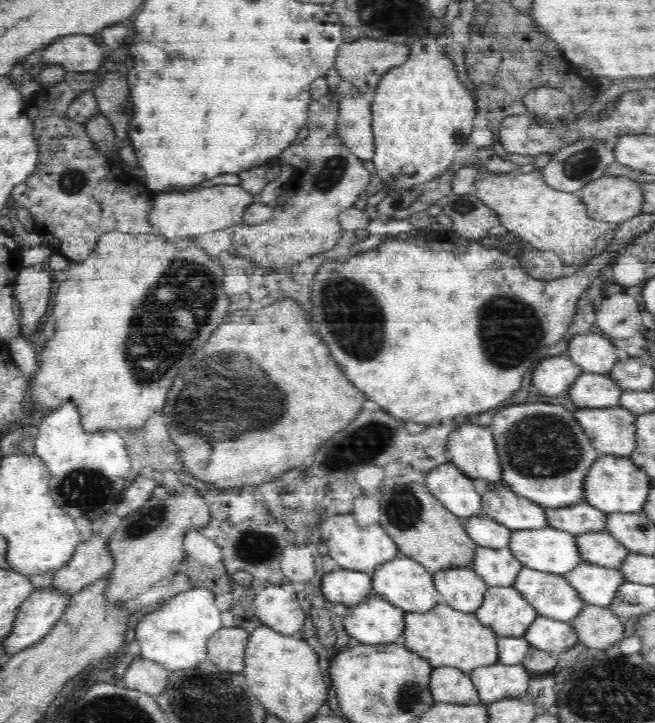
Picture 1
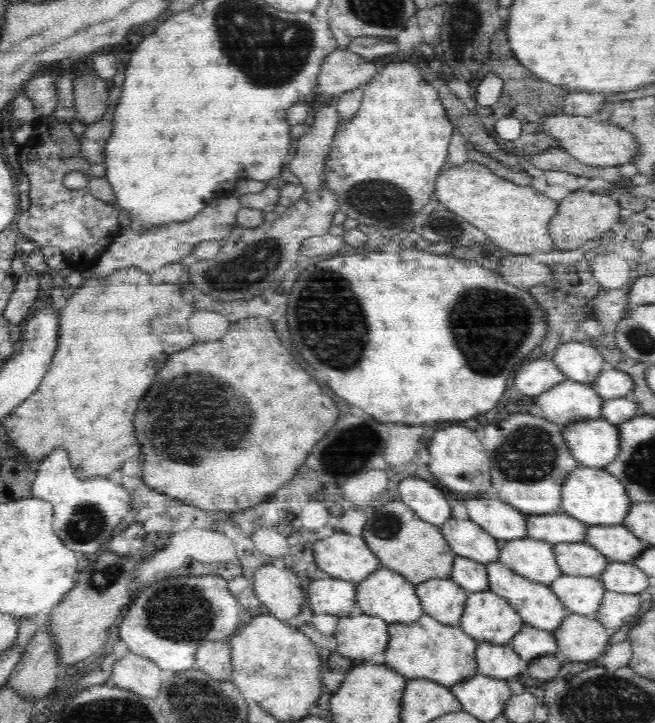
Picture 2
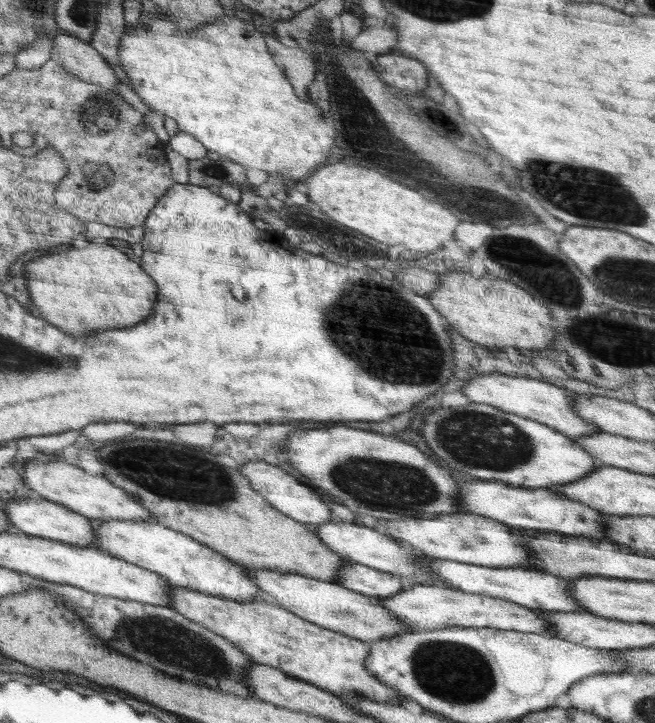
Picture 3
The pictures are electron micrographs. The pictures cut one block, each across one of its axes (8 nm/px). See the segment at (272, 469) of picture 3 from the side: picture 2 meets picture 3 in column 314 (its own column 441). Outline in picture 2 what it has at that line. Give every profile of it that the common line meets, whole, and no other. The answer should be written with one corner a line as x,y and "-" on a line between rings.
404,478
397,490
400,500
409,506
418,518
438,526
452,518
446,494
434,483
422,478

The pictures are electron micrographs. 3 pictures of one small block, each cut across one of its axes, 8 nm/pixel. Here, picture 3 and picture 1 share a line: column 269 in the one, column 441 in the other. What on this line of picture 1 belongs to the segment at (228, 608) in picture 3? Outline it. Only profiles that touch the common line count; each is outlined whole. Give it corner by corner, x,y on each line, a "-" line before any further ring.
442,602
428,612
408,611
404,618
404,632
400,642
428,659
434,669
452,666
469,675
474,669
497,662
499,637
492,627
482,625
475,613
465,613

